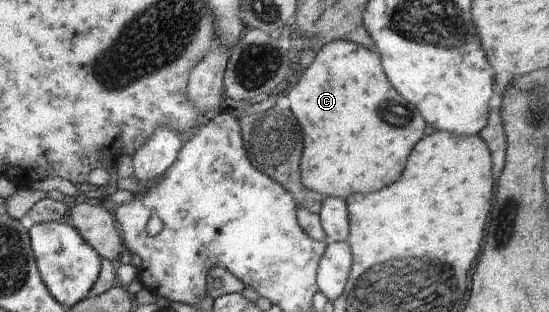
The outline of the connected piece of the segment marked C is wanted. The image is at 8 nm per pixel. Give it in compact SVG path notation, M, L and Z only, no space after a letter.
M350 41L323 45L313 62L284 95L277 97L281 110L290 109L304 133L299 164L301 184L325 197L347 199L351 194L371 194L401 178L415 144L425 137L426 123L421 112L404 100L389 84L380 56Z

